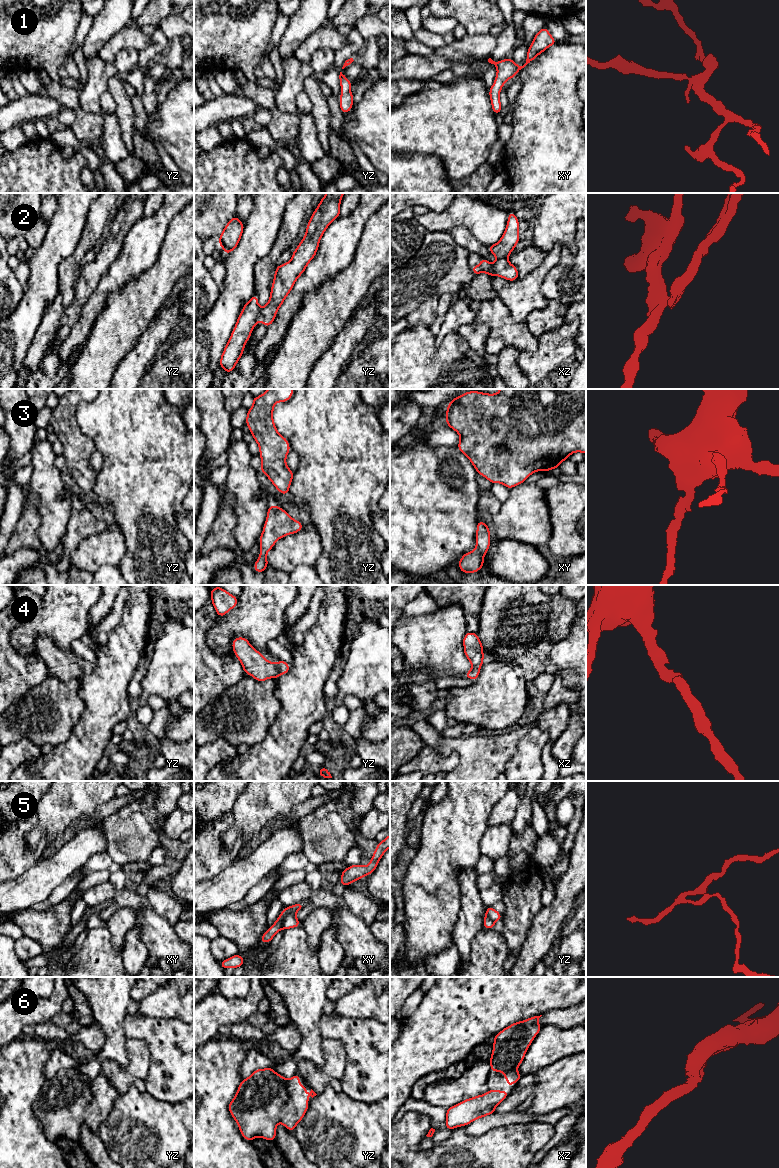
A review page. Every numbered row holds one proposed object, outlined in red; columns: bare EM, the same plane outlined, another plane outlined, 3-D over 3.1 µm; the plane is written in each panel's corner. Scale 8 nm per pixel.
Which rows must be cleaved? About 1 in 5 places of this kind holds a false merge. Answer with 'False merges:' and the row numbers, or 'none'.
False merges: 2, 5

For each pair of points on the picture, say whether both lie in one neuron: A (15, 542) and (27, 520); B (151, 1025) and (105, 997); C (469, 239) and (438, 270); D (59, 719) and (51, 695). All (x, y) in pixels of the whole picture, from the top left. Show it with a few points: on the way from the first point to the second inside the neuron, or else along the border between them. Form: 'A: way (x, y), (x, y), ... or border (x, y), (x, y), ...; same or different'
A: way (20, 537), (22, 529), (26, 525); same
B: border (127, 1014), (124, 1020), (124, 1036), (126, 1038); different
C: border (445, 232), (458, 245), (470, 253); different
D: way (53, 713), (52, 701); same

